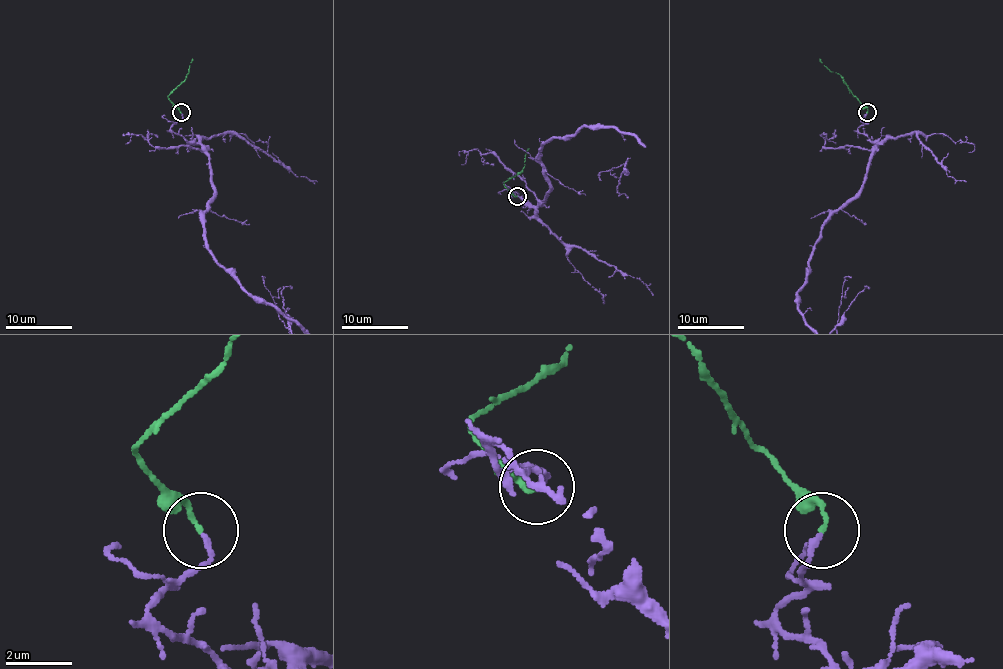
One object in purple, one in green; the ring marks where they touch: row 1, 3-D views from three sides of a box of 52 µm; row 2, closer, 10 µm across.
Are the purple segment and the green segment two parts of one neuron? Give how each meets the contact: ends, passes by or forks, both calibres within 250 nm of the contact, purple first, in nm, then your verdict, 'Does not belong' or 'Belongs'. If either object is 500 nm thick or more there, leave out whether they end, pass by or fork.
At the ring purple ends. At the ring green ends. Thickness 160 nm (purple) against 130 nm. Belongs

